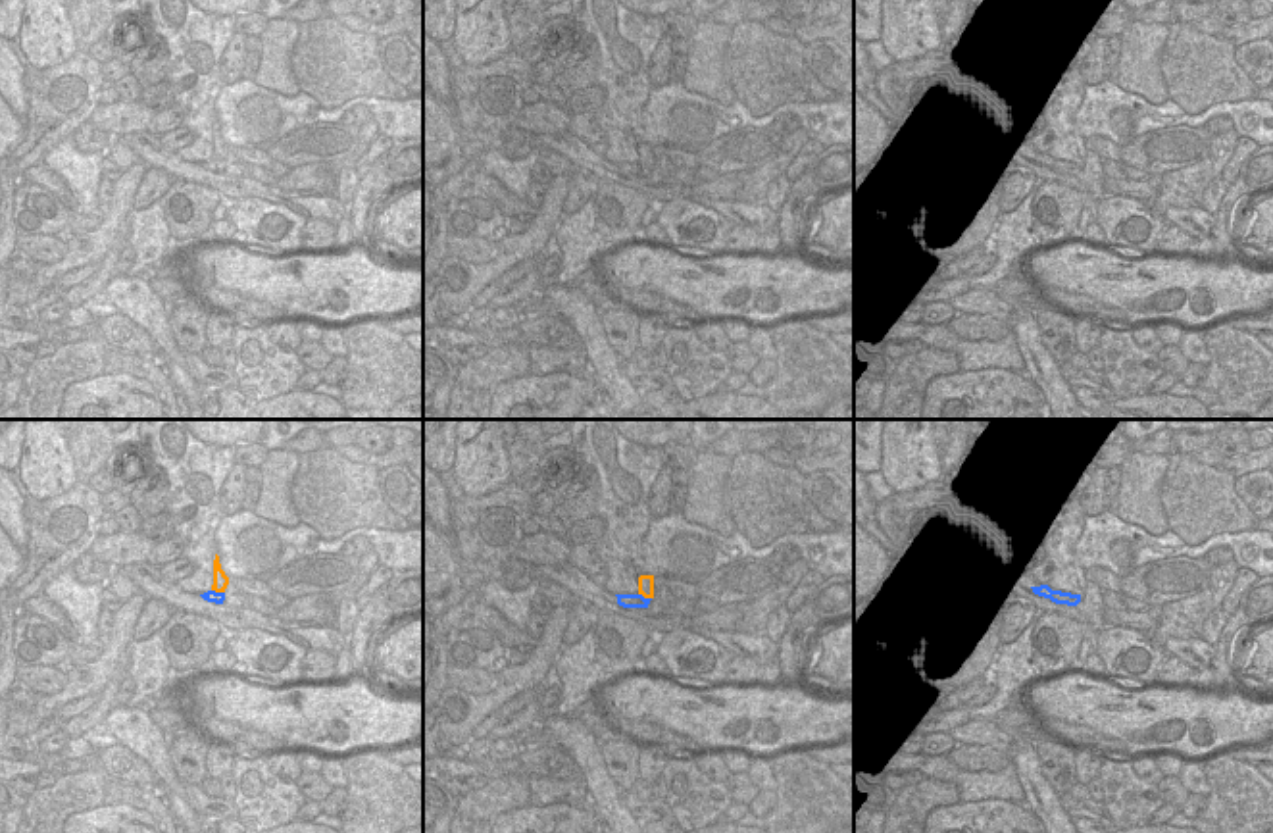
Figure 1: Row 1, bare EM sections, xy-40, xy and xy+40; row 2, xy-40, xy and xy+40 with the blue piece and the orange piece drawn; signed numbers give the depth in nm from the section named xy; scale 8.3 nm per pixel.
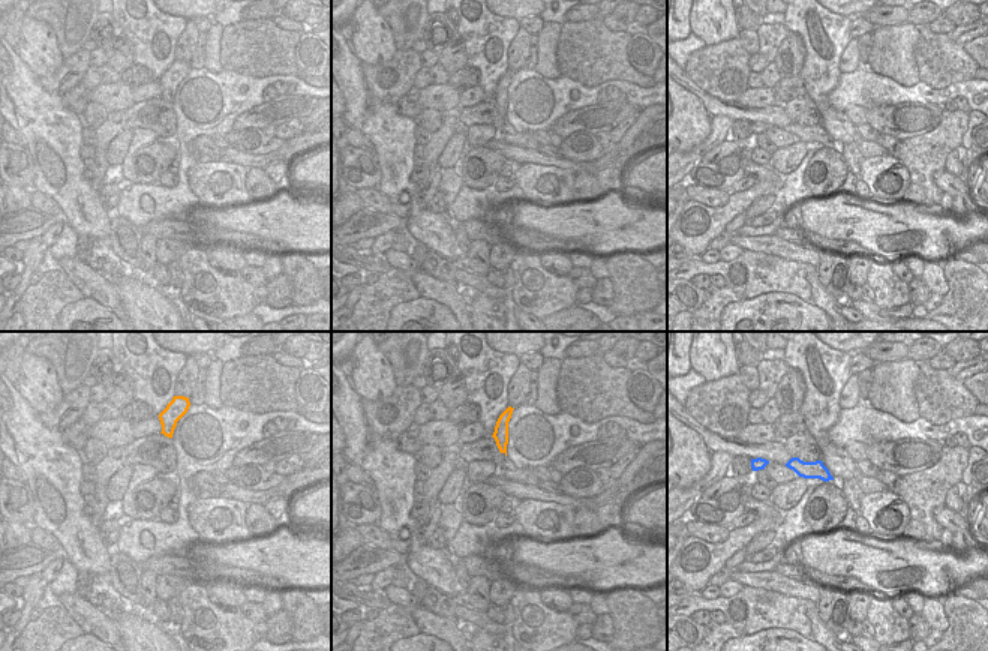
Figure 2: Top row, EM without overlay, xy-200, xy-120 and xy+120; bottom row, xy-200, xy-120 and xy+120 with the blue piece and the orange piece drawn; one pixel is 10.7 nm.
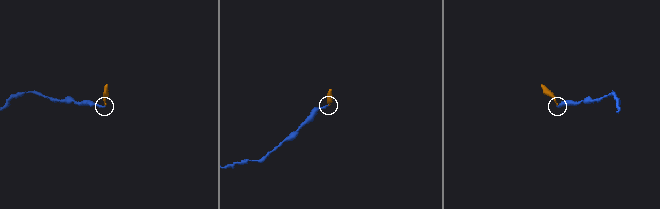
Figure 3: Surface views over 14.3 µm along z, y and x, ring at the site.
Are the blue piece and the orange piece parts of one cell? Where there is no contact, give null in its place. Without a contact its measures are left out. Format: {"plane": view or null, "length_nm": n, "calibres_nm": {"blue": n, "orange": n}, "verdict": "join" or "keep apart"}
{"plane": "xy-40", "length_nm": 120, "calibres_nm": {"blue": 100, "orange": 130}, "verdict": "keep apart"}

